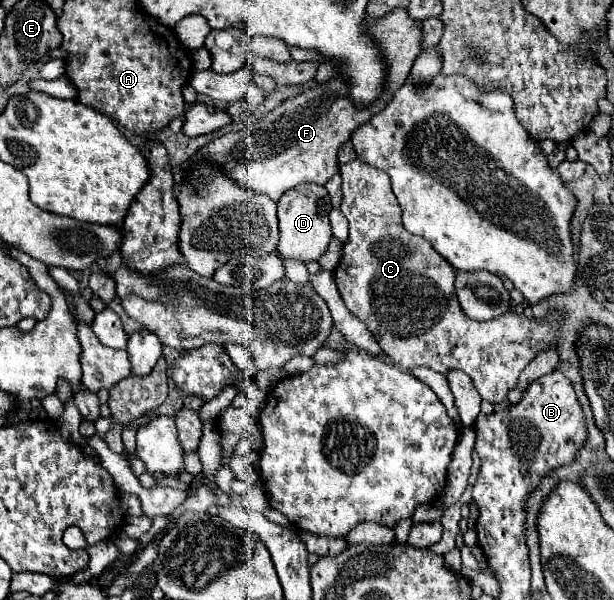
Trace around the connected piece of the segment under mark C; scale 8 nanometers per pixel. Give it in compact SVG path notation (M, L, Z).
M352 160L340 166L342 174L342 212L348 218L350 232L342 246L342 258L334 270L334 280L338 292L352 316L366 324L370 334L376 338L384 354L392 360L394 366L410 372L416 366L426 366L434 372L448 374L450 370L462 370L468 374L482 396L490 404L498 404L506 400L510 388L516 386L518 374L526 364L536 356L538 350L550 348L560 332L560 326L548 318L542 324L534 324L524 314L506 312L488 322L470 320L458 304L454 294L454 268L430 246L428 240L410 234L400 222L400 206L390 188L390 178L386 172L362 162Z

